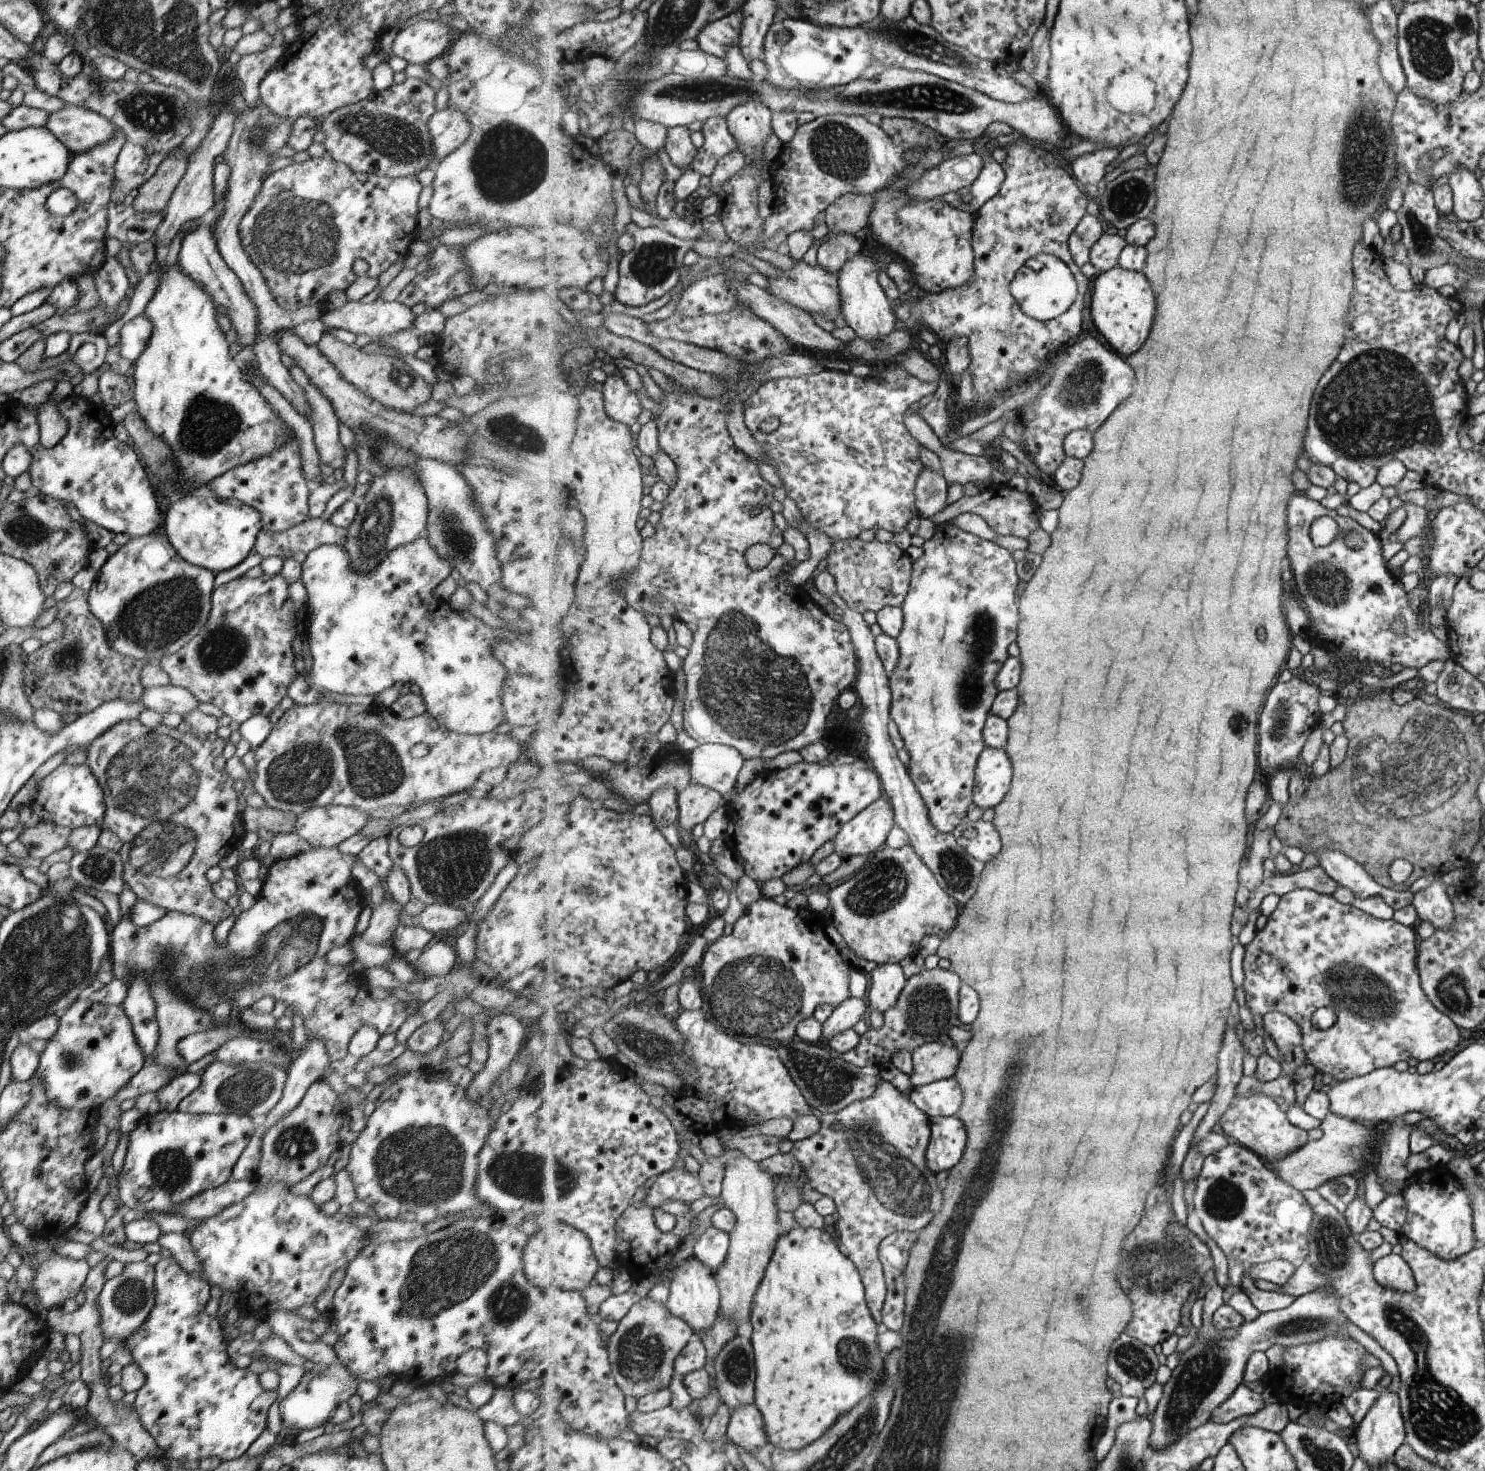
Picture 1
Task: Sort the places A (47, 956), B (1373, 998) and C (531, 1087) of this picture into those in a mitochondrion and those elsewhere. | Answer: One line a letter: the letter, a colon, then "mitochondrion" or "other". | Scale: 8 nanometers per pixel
A: mitochondrion
B: mitochondrion
C: other

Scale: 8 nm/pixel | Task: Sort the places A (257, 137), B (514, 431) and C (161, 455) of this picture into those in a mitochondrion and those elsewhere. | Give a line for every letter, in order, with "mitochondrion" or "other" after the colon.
A: mitochondrion
B: mitochondrion
C: mitochondrion

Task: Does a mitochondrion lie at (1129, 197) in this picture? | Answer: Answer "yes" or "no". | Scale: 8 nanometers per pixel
yes

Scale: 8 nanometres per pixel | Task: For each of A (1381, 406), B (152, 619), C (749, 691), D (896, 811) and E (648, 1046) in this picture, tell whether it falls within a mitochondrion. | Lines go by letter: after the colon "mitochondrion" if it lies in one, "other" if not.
A: mitochondrion
B: mitochondrion
C: mitochondrion
D: other
E: mitochondrion

